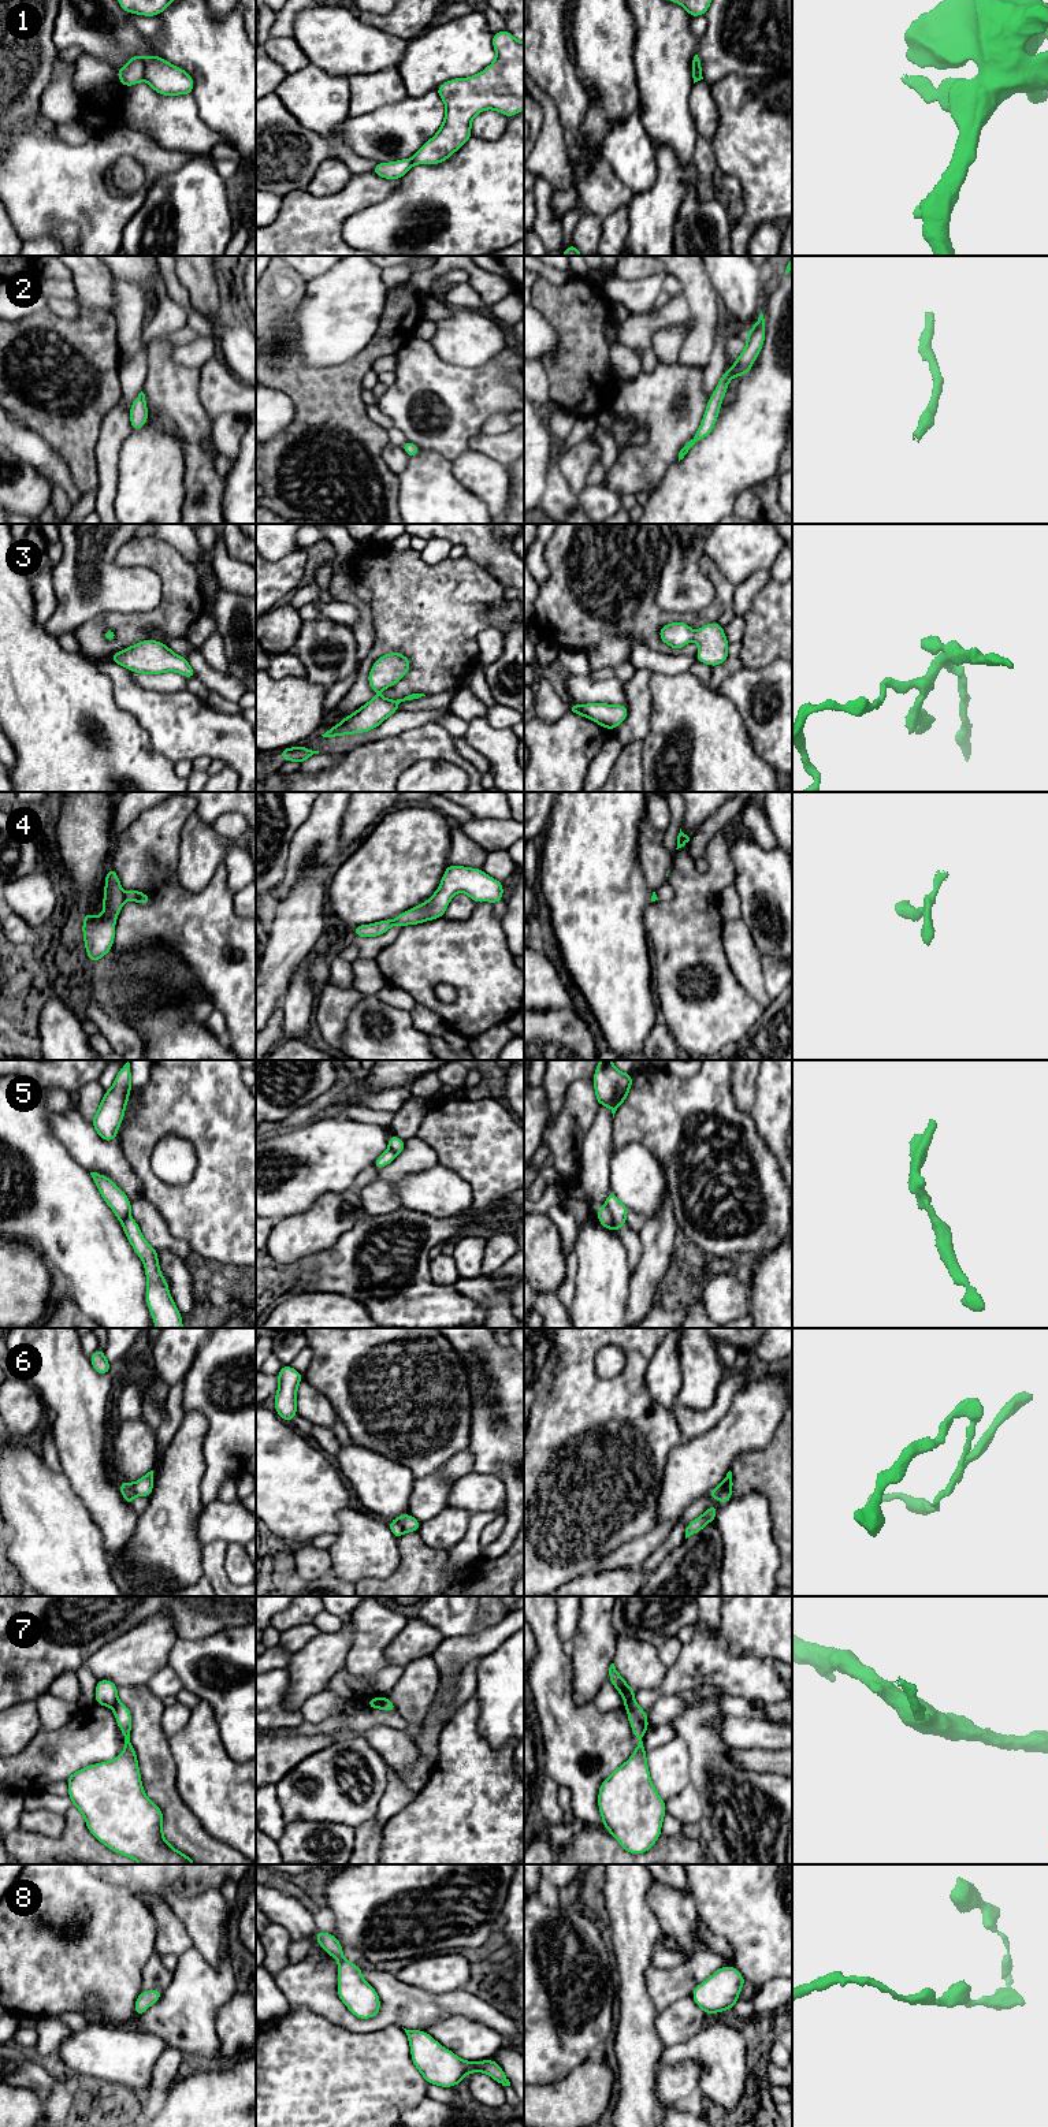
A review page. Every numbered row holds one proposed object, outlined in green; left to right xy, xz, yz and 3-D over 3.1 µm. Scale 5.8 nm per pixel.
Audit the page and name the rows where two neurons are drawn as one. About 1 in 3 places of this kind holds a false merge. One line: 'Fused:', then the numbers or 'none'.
Fused: 1, 4, 5, 6, 7

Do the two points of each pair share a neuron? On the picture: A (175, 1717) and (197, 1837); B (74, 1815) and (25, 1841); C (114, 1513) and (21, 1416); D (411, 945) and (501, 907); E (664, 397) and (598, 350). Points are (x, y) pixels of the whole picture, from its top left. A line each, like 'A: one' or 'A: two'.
A: two
B: one
C: two
D: two
E: two

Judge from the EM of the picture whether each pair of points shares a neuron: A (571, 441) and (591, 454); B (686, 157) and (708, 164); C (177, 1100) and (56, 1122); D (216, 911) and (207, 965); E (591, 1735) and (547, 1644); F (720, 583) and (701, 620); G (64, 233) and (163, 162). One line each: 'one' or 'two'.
A: two
B: two
C: two
D: one
E: one
F: one
G: two

